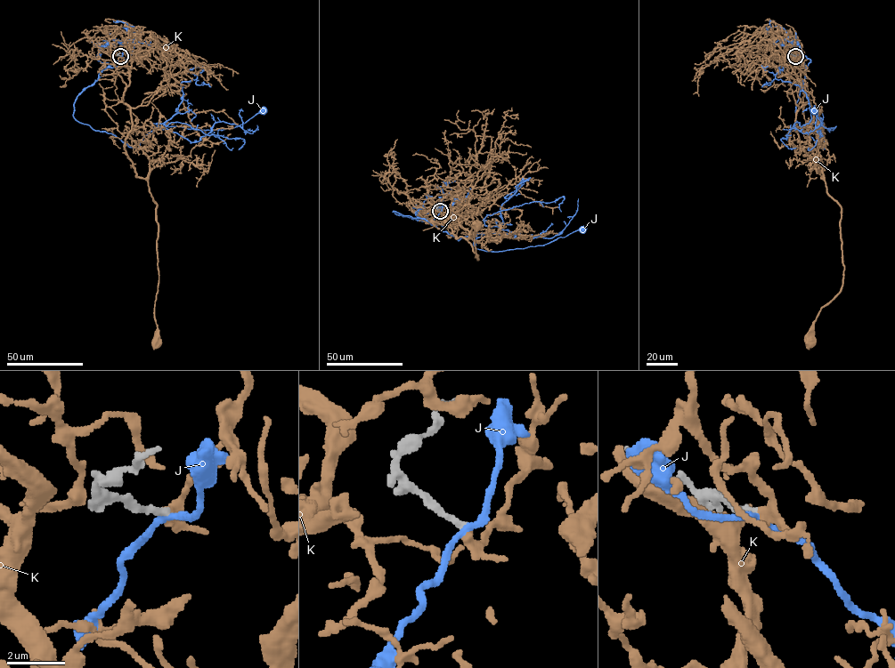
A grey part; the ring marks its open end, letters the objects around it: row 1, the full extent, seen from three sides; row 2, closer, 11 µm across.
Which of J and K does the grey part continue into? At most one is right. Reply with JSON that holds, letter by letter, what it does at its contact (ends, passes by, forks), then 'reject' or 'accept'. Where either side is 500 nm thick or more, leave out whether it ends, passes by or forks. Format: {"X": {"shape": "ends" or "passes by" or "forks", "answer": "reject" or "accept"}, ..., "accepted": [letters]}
{"J": {"shape": "passes by", "answer": "reject"}, "K": {"shape": "passes by", "answer": "accept"}, "accepted": ["K"]}

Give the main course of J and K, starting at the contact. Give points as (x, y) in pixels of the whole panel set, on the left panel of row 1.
J: (120, 56), (77, 97), (73, 116), (129, 146), (137, 148), (162, 126), (157, 126), (223, 130), (263, 109)
K: (120, 56), (125, 47), (109, 44), (130, 108), (126, 154), (157, 204), (158, 342)

